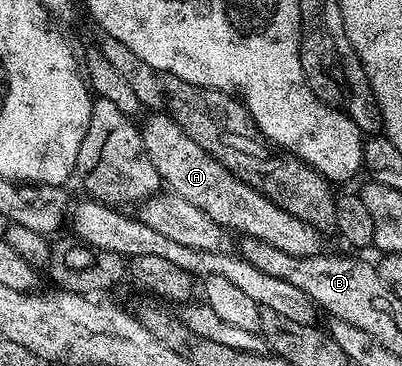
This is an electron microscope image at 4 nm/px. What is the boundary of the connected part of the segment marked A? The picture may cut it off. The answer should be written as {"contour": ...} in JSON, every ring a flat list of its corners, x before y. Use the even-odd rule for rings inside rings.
{"contour":[[148,113,142,119,141,133,145,152,149,152,149,160,153,160,153,168,157,168,162,185,170,193,182,196,184,200,189,200,189,204,201,208,201,212,205,212,205,216,209,216,209,220,217,220,217,224,221,224,226,230,232,231,236,235,265,240,265,244,273,244,273,248,281,248,281,252,289,252,289,256,313,256,324,253,324,231,285,212,285,208,273,204,273,200,266,198,260,190,245,184,245,180,241,180,228,166,222,166,212,154,205,152,205,148,201,148,201,144,197,144,197,140,189,137,170,113]]}

